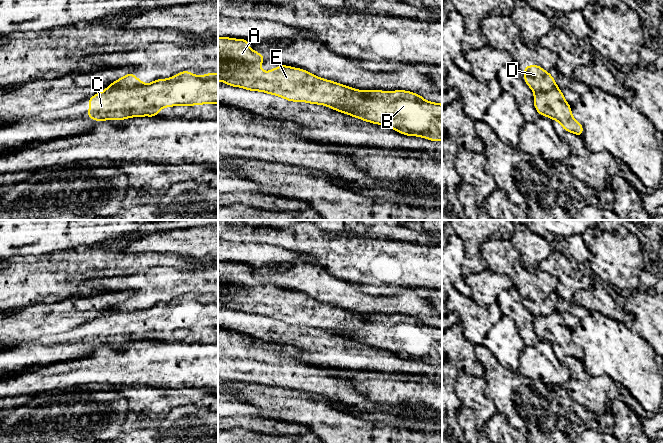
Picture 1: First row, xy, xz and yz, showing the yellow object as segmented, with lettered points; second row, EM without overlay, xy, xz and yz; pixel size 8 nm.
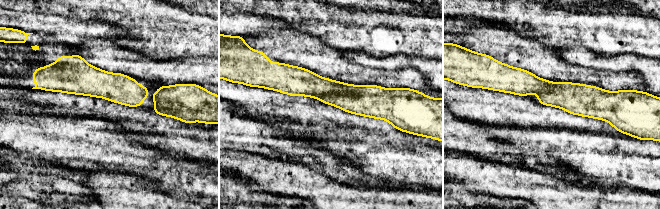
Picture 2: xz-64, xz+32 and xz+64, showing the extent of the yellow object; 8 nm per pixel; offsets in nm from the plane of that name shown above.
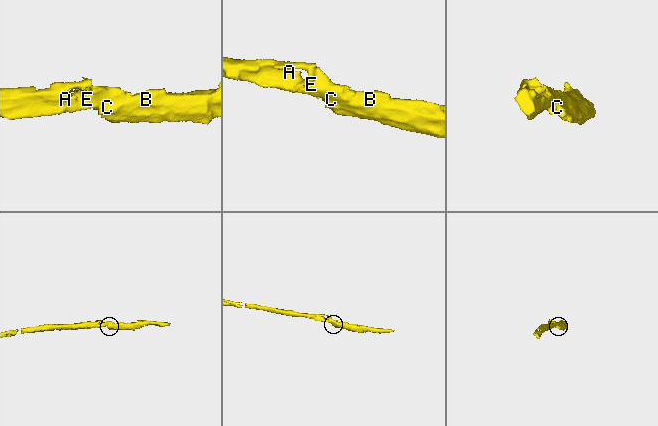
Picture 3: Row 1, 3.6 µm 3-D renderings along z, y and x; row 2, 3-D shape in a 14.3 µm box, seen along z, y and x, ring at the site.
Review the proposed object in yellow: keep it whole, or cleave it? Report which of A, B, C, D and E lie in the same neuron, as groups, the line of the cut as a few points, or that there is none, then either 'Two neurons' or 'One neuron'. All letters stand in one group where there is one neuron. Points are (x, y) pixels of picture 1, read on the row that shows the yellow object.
Groups: A D E / B C. Split along xz (365, 91), (363, 93), (364, 100), (360, 104), (328, 106). Two neurons

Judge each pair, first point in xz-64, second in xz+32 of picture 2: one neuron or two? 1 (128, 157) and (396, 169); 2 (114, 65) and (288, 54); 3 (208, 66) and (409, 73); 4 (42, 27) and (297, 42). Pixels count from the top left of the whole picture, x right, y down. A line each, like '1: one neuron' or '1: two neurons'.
1: two neurons
2: one neuron
3: one neuron
4: two neurons

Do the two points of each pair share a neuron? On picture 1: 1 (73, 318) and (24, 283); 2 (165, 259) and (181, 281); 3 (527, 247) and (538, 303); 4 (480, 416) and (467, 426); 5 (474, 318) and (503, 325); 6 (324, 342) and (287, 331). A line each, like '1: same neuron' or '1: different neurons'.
1: different neurons
2: different neurons
3: different neurons
4: different neurons
5: different neurons
6: same neuron

